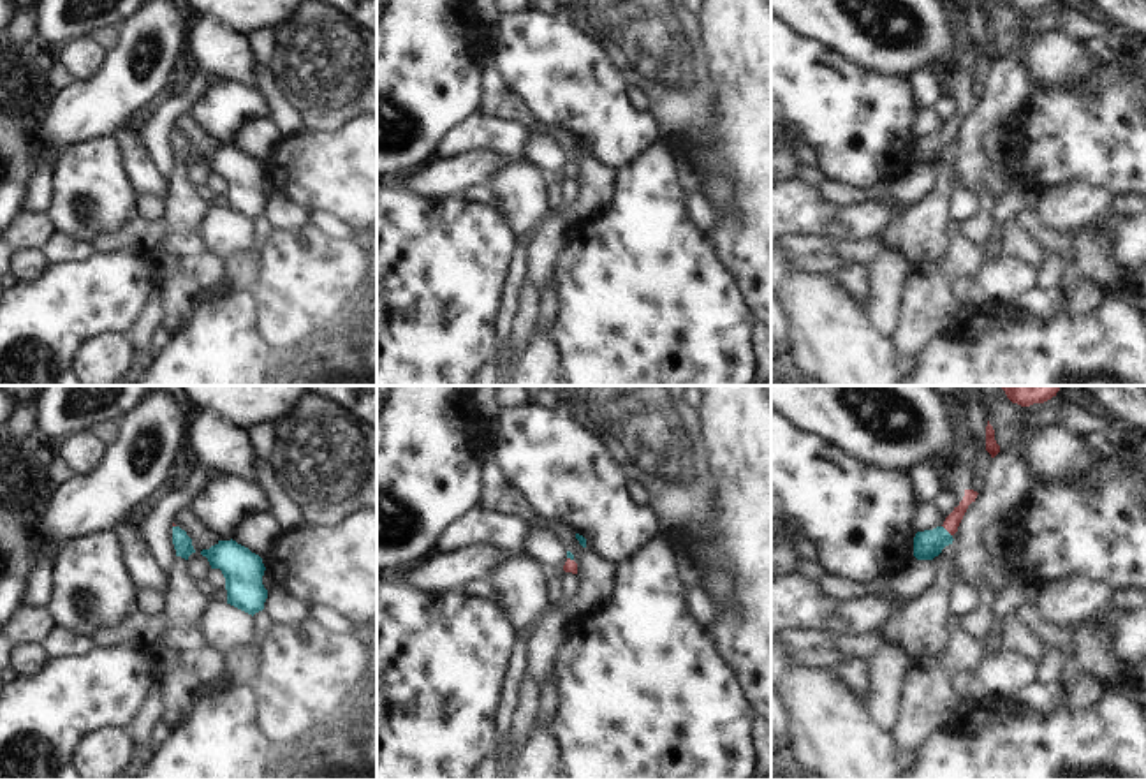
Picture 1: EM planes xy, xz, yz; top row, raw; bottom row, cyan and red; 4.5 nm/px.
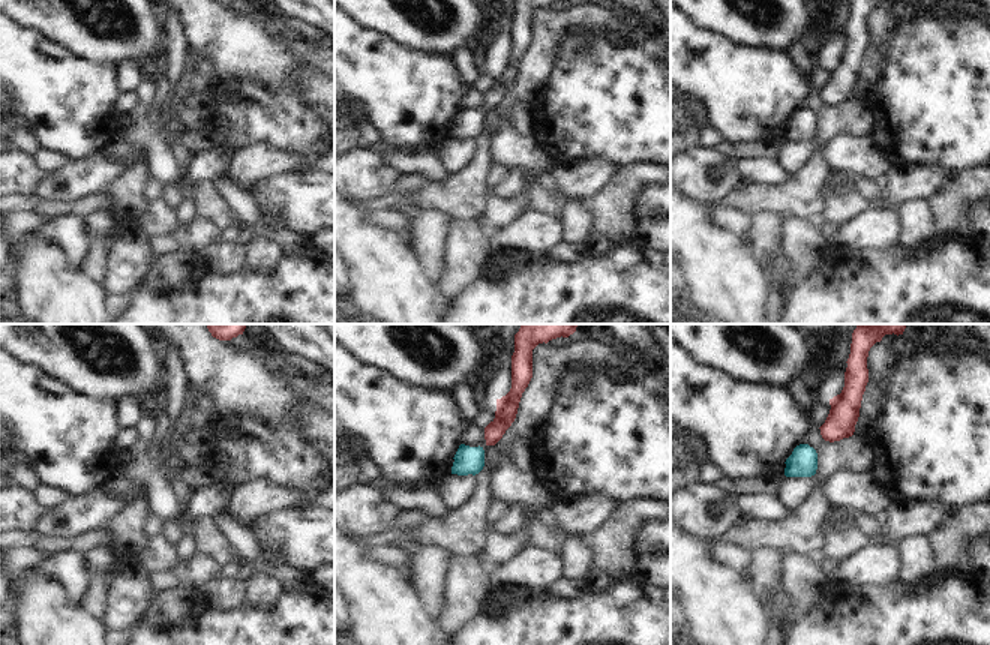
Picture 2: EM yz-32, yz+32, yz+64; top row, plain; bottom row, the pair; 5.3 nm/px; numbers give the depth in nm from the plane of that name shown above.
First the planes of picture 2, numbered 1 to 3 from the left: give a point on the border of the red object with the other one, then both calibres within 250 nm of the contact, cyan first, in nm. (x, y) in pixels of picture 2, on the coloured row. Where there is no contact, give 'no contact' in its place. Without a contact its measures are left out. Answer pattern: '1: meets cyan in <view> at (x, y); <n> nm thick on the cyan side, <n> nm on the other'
1: no contact
2: no contact
3: no contact

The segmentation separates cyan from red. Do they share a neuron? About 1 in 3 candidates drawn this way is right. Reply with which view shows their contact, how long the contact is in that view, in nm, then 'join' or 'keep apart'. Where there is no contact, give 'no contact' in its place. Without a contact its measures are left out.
yz | 70 nm | join

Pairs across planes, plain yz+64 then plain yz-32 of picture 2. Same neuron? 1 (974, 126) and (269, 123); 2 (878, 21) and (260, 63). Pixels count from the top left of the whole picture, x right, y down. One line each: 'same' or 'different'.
1: same
2: different

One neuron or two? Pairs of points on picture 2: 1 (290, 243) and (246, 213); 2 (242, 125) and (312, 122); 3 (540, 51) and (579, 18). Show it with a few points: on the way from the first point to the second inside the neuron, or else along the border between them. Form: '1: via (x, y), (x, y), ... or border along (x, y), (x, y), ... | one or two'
1: via (279, 236), (266, 231), (257, 222) | one
2: via (260, 122), (294, 122) | one
3: via (545, 41), (569, 18) | one

